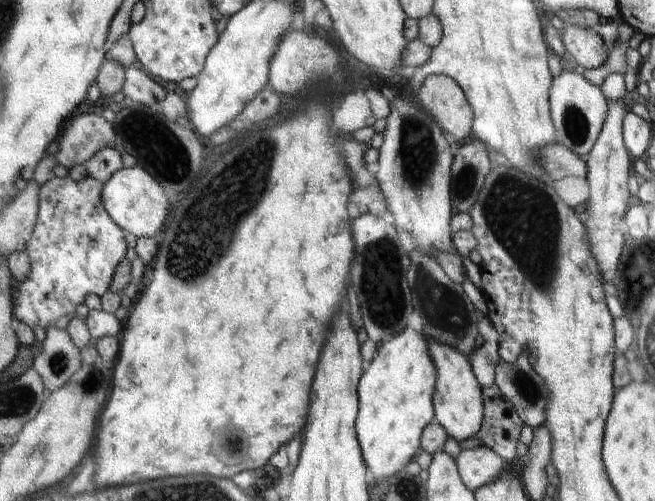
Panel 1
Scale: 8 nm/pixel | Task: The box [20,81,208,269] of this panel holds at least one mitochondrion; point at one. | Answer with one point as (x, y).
(159, 149)

